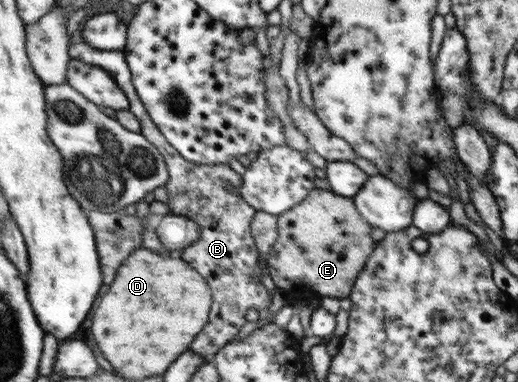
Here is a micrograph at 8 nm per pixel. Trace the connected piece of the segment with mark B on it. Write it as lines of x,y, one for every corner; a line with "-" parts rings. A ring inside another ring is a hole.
75,32
69,44
70,55
74,59
85,61
87,64
103,67
116,76
116,82
125,92
129,101
127,108
140,124
142,137
147,138
161,152
168,170
168,180
163,186
167,191
167,200
164,203
169,207
170,214
189,217
199,225
199,238
188,247
176,254
182,261
188,262
210,286
212,293
212,309
208,323
201,329
194,339
191,350
209,360
221,347
224,347
238,333
246,320
246,309
254,308
256,311
268,307
270,297
262,283
258,281
258,267
256,267
256,248
249,225
252,223
256,211
240,197
232,187
241,185
240,174
230,169
229,165
196,165
186,161
165,140
165,136
153,124
146,111
144,103
135,93
131,82
131,75
121,50
102,51
90,45
82,33
-
256,269
256,277
254,277

